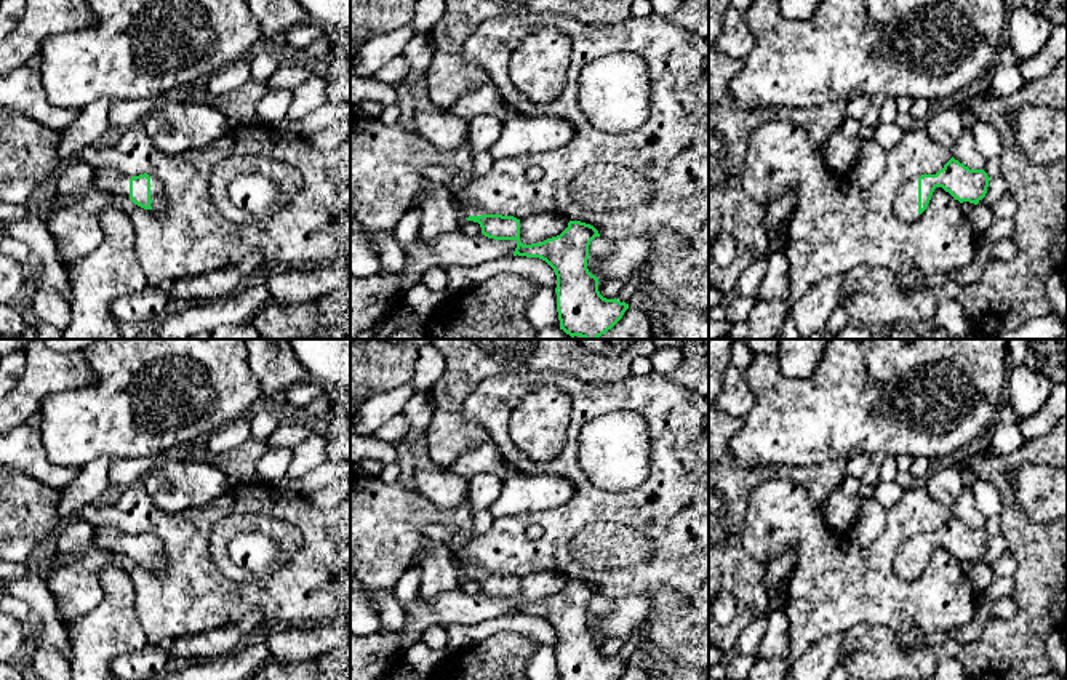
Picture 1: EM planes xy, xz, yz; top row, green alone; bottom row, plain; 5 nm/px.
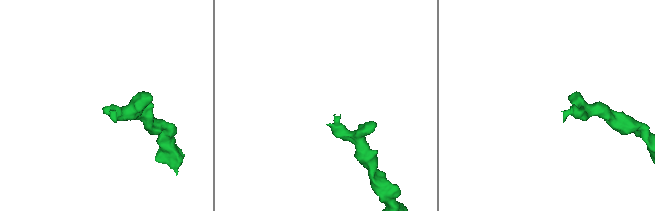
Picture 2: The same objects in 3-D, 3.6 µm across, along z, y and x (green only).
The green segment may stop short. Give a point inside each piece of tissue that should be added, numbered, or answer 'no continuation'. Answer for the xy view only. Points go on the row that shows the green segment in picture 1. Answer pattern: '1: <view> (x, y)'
1: xy (157, 196)

